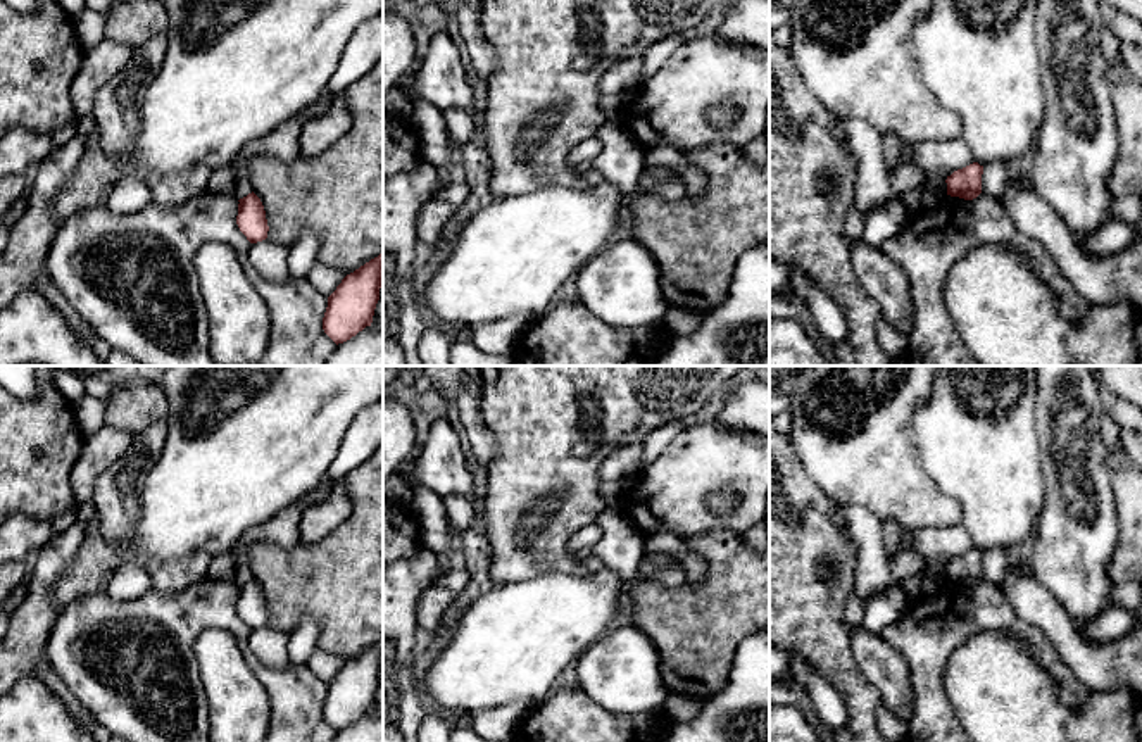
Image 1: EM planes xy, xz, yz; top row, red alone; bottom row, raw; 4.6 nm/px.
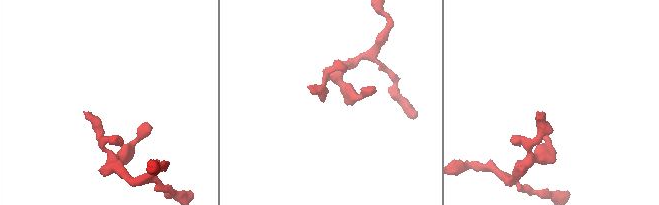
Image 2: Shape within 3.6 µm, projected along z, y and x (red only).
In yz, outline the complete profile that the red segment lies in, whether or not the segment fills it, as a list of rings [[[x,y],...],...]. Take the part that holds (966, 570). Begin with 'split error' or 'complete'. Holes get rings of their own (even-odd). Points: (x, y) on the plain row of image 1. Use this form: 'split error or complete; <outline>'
split error; [[[937,366],[932,397],[918,402],[913,414],[914,442],[923,469],[937,488],[963,509],[963,526],[975,549],[947,563],[947,582],[973,587],[982,580],[983,552],[994,547],[1007,550],[1033,538],[1045,499],[1045,480],[1035,426],[1035,366]]]

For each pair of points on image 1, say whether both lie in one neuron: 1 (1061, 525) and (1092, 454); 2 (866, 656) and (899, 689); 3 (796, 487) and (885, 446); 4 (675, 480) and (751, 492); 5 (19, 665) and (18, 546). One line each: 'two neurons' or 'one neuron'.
1: one neuron
2: one neuron
3: two neurons
4: one neuron
5: two neurons

